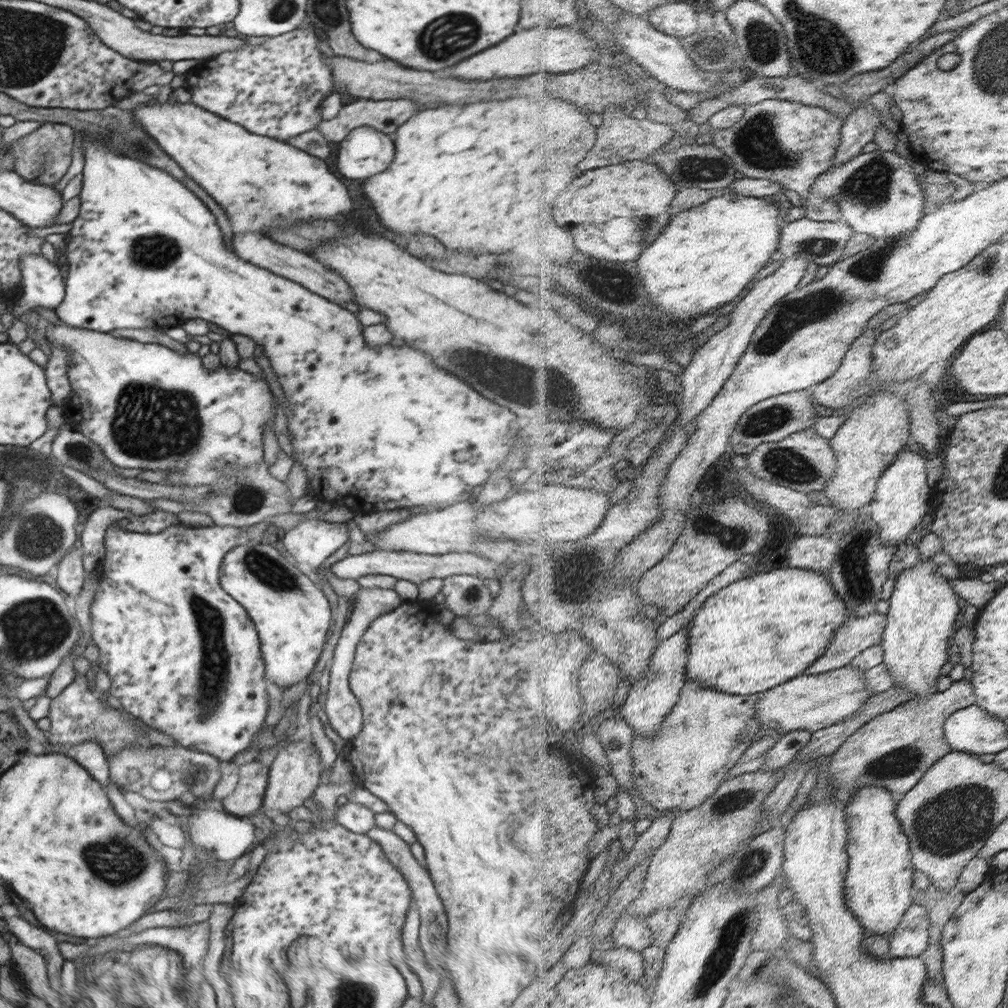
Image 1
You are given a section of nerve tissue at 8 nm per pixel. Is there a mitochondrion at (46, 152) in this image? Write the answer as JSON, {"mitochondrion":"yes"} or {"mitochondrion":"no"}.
{"mitochondrion":"yes"}

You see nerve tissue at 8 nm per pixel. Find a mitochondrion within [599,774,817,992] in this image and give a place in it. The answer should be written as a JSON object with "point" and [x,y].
{"point":[750,863]}

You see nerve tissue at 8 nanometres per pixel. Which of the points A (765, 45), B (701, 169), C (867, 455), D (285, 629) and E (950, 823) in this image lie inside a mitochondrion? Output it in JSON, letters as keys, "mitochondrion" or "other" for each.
{"A":"mitochondrion","B":"mitochondrion","C":"other","D":"other","E":"mitochondrion"}

